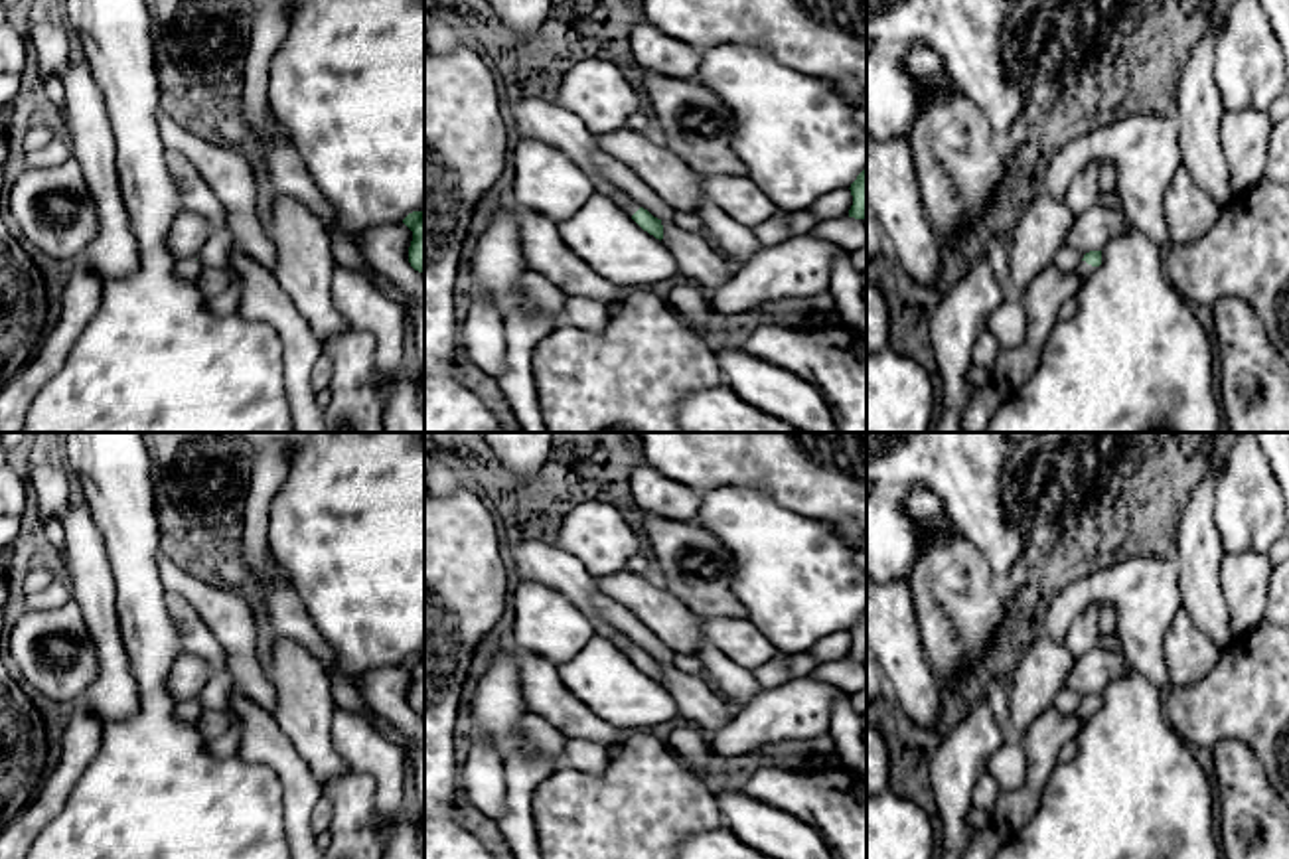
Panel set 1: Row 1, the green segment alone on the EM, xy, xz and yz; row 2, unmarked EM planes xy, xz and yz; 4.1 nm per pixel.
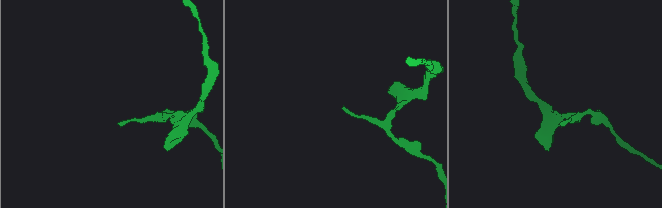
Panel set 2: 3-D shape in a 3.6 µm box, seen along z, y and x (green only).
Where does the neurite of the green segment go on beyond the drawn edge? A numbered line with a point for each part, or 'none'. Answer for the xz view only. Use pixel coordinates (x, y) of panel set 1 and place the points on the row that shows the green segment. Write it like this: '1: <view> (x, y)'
1: xz (628, 204)

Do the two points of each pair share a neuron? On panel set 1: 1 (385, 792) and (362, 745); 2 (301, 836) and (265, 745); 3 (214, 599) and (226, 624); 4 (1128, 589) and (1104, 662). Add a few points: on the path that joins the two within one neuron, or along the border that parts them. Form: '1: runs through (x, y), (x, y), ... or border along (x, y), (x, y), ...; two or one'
1: runs through (385, 780), (385, 769), (374, 757); one
2: runs through (299, 814), (299, 780), (287, 767); one
3: runs through (216, 605), (226, 619); one
4: border along (1124, 650), (1136, 668); two

